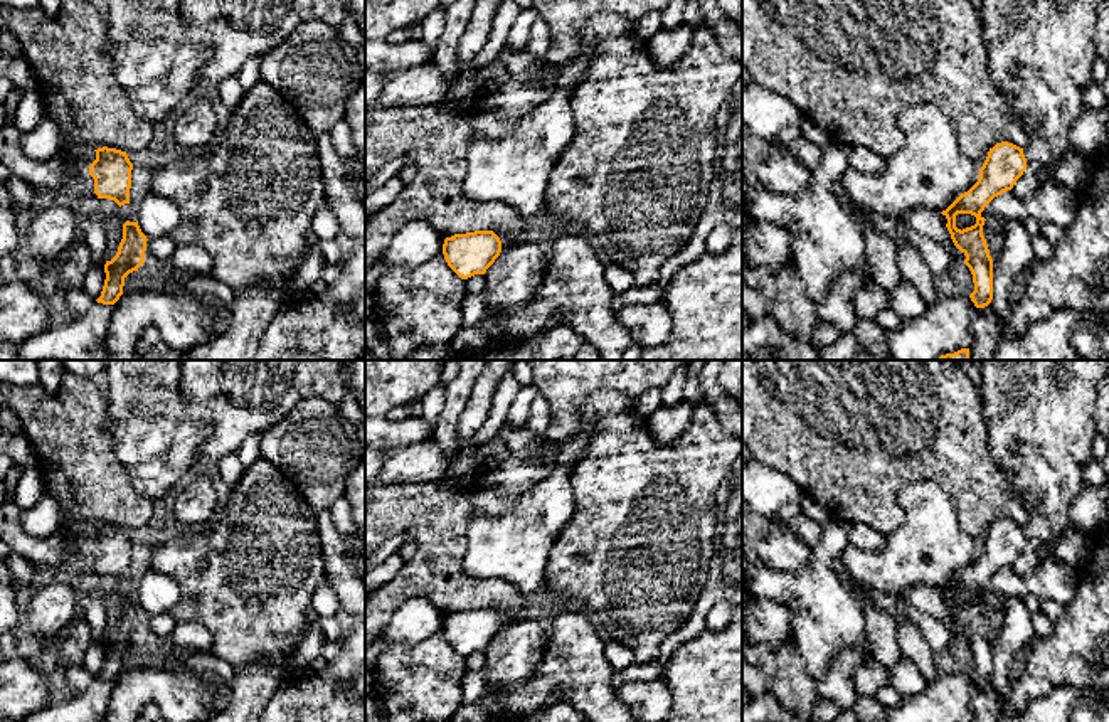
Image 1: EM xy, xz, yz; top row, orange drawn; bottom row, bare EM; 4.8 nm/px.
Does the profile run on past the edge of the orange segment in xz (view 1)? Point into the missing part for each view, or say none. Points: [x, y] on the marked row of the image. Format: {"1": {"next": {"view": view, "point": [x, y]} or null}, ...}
{"1": {"next": null}}

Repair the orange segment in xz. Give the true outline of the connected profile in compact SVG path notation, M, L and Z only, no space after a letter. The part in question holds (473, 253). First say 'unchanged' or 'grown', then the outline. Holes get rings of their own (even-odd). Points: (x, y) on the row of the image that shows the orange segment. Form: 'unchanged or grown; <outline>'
unchanged; M493 231L454 234L444 239L448 266L461 278L485 274L501 252L501 241Z

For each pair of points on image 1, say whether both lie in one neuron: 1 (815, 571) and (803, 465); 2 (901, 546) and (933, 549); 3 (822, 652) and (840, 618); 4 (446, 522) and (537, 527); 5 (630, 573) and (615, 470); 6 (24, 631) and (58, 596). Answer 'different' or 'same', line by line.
1: different
2: same
3: same
4: different
5: same
6: same

